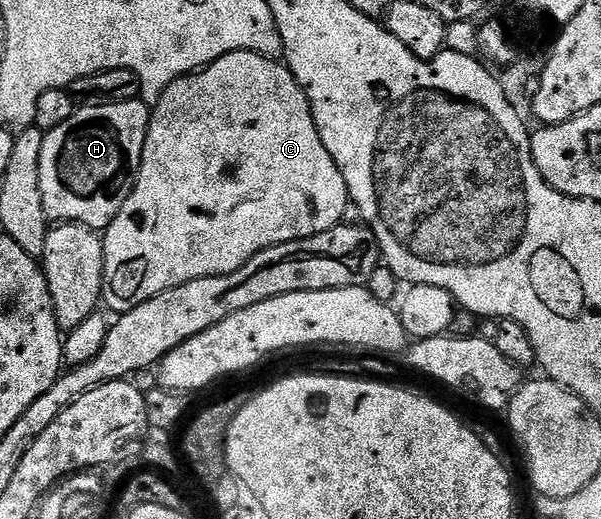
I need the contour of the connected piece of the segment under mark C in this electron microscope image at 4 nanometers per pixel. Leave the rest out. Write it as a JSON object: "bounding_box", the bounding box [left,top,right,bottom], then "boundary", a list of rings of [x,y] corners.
{"bounding_box":[102,50,349,315],"boundary":[[[248,50],[229,52],[221,56],[204,70],[187,74],[163,89],[154,103],[151,112],[151,123],[143,145],[143,159],[139,175],[135,181],[129,200],[125,200],[125,208],[117,212],[113,224],[109,224],[103,234],[105,248],[105,272],[103,273],[102,305],[108,311],[115,310],[116,315],[137,308],[137,304],[145,304],[153,296],[165,292],[169,288],[177,288],[181,284],[189,284],[189,280],[201,280],[205,276],[221,276],[229,272],[237,272],[249,259],[257,256],[265,248],[273,248],[277,244],[285,244],[293,240],[301,240],[309,236],[317,236],[344,221],[343,213],[349,210],[349,195],[345,176],[337,168],[333,156],[321,144],[321,136],[317,132],[317,124],[313,120],[313,112],[301,84],[293,76],[293,72],[282,61],[266,58]]]}

